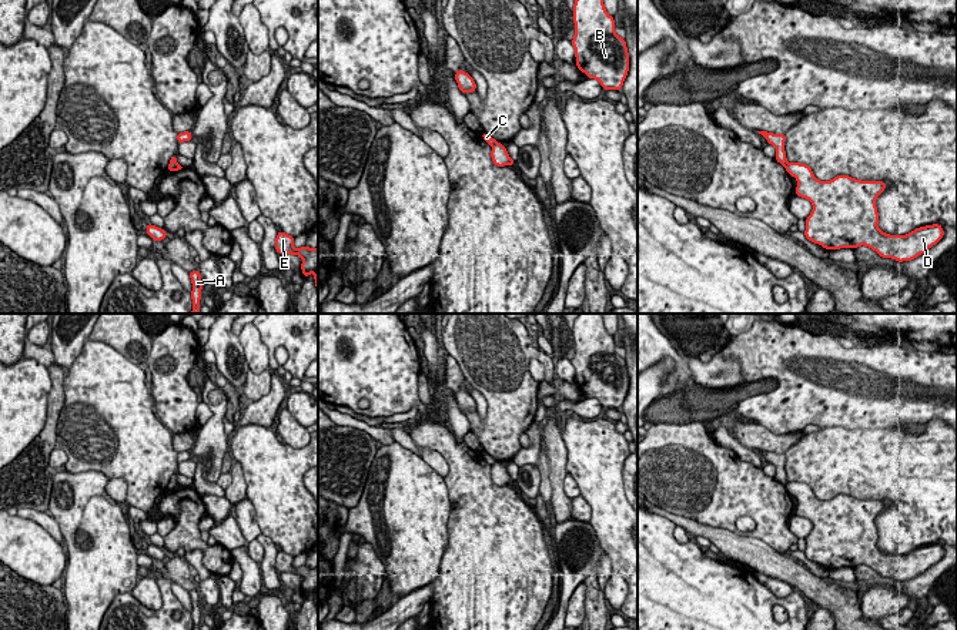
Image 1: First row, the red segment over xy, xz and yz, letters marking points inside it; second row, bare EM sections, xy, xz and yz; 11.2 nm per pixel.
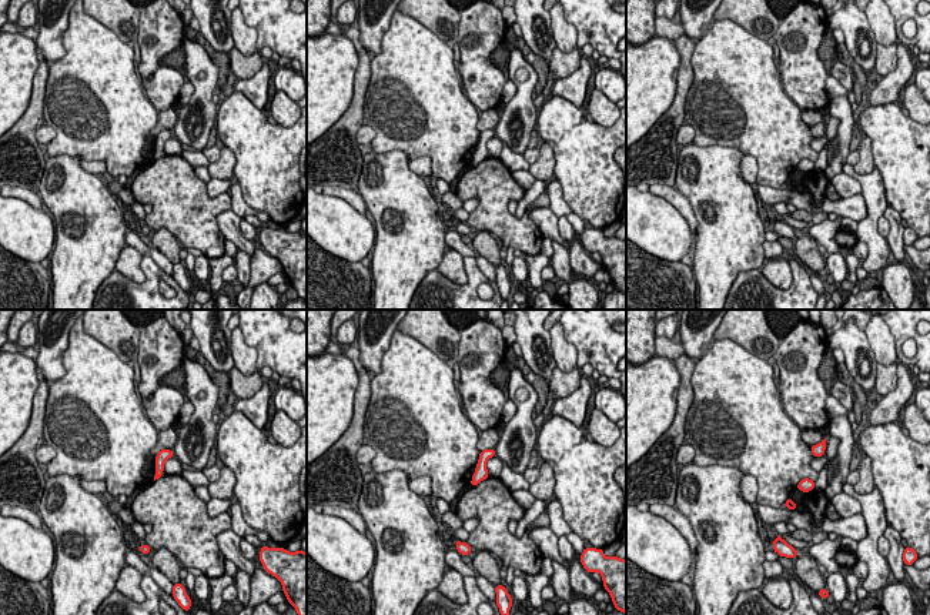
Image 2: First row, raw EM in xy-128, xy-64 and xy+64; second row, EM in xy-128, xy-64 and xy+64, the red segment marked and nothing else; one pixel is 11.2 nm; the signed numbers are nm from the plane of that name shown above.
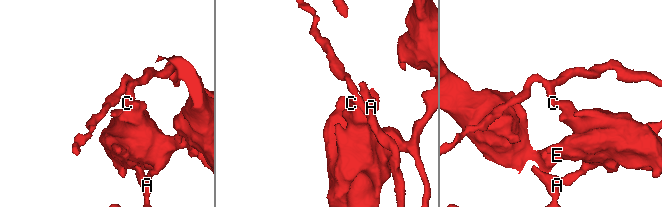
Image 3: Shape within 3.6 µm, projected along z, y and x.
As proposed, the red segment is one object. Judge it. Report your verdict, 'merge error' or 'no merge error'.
merge error

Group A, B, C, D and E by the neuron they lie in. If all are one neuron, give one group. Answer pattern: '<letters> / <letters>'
A B D E / C

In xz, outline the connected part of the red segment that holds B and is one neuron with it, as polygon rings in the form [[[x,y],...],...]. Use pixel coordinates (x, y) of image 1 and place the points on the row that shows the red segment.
[[[575,0],[573,4],[576,66],[588,78],[596,78],[603,90],[622,90],[629,71],[625,38],[615,33],[615,20],[603,0]]]

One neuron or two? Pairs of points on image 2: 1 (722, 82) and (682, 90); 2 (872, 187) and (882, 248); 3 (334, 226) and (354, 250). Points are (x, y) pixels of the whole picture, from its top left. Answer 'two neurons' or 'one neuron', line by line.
1: two neurons
2: one neuron
3: one neuron

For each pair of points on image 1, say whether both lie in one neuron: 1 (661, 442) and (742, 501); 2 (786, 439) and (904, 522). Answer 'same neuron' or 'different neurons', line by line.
1: same neuron
2: different neurons

